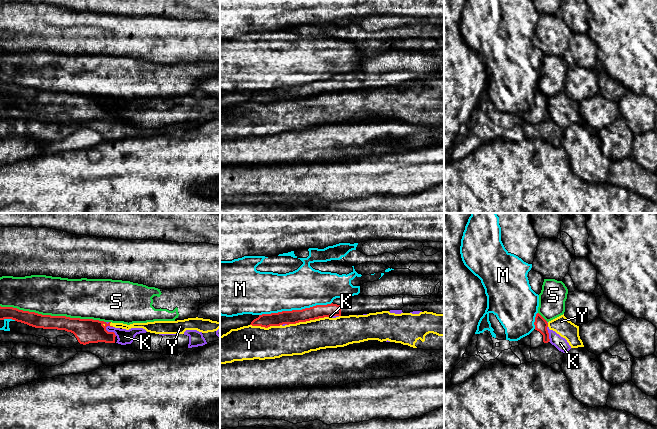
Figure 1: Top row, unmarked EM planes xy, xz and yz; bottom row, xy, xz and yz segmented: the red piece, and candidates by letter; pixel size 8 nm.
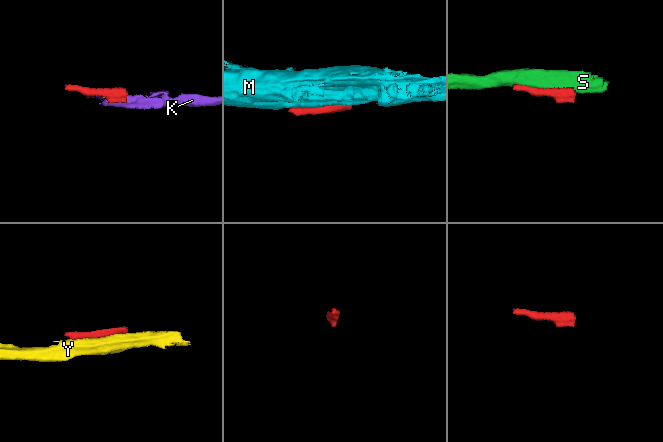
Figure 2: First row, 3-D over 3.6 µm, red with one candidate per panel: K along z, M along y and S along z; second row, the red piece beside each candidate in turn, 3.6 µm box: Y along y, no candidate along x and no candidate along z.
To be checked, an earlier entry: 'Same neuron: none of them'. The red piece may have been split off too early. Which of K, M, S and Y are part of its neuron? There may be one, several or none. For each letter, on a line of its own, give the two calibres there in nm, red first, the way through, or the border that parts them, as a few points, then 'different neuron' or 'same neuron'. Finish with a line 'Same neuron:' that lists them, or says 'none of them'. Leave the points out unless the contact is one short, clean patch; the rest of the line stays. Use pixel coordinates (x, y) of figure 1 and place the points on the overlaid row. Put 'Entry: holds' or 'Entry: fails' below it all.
K: 200/120 nm | different neuron
M: 110/320 nm | different neuron
S: 160/320 nm | different neuron
Y: 110/260 nm | different neuron
Same neuron: none of them
Entry: holds

